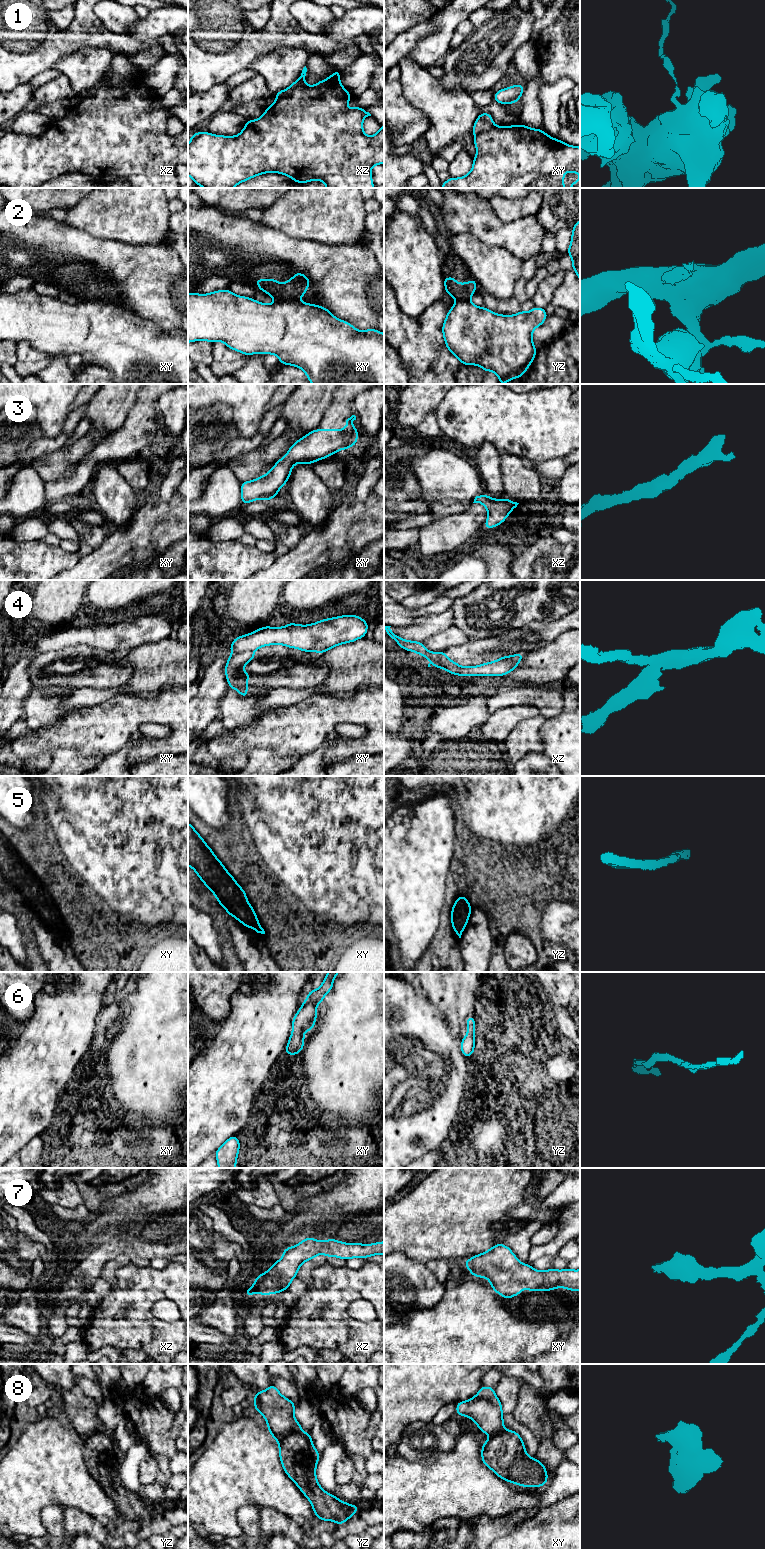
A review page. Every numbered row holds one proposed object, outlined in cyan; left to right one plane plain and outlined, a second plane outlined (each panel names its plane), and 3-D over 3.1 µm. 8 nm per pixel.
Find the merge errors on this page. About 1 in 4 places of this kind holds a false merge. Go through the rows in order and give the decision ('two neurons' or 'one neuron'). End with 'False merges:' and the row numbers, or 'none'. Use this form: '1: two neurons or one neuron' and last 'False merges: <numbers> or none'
1: one neuron
2: two neurons
3: one neuron
4: two neurons
5: one neuron
6: one neuron
7: one neuron
8: two neurons
False merges: 2, 4, 8

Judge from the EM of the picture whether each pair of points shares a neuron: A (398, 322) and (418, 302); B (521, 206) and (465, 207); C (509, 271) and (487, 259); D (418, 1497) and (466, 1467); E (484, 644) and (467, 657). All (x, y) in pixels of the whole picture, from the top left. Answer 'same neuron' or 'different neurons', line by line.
A: different neurons
B: different neurons
C: same neuron
D: same neuron
E: same neuron

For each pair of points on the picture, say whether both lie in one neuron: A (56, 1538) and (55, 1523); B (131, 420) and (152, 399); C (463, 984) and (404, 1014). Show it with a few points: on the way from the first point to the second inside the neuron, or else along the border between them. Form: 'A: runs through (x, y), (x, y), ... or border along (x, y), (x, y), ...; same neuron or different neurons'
A: runs through (55, 1534), (55, 1527); same neuron
B: runs through (136, 415), (147, 404); same neuron
C: border along (425, 996), (434, 1006), (435, 1010), (445, 1019); different neurons

